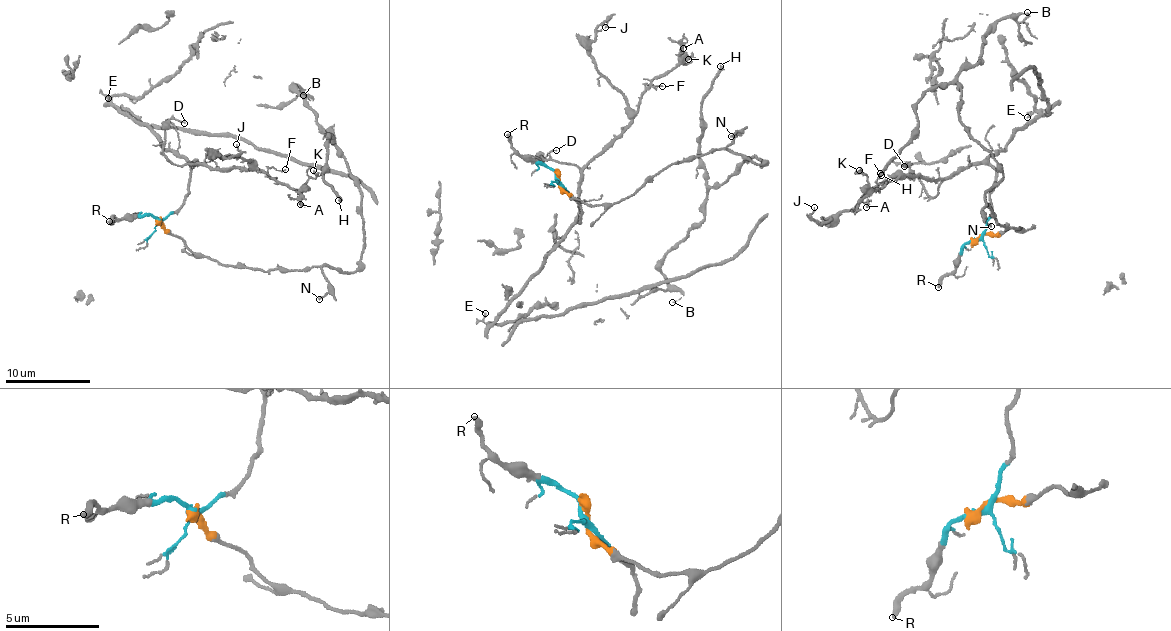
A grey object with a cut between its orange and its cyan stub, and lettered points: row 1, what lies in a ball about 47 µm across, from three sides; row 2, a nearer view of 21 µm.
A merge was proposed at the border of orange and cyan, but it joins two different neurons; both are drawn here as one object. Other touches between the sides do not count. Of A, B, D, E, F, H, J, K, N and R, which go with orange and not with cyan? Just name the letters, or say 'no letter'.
B, H, N

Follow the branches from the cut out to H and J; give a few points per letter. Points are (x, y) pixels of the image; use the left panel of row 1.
H: (159, 220), (218, 261), (351, 272), (363, 222), (357, 176), (327, 137), (323, 180), (338, 199)
J: (157, 220), (180, 208), (195, 160), (250, 168), (252, 159), (218, 153), (226, 158), (236, 144)

